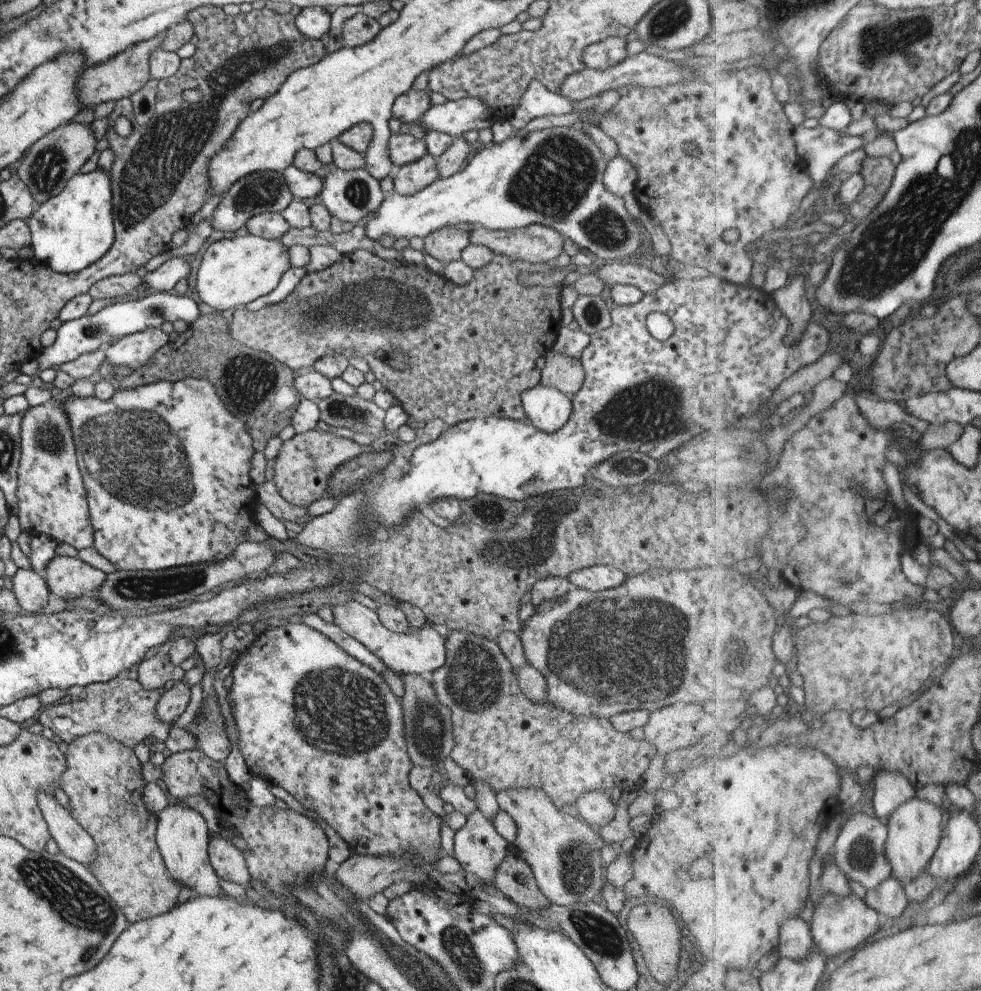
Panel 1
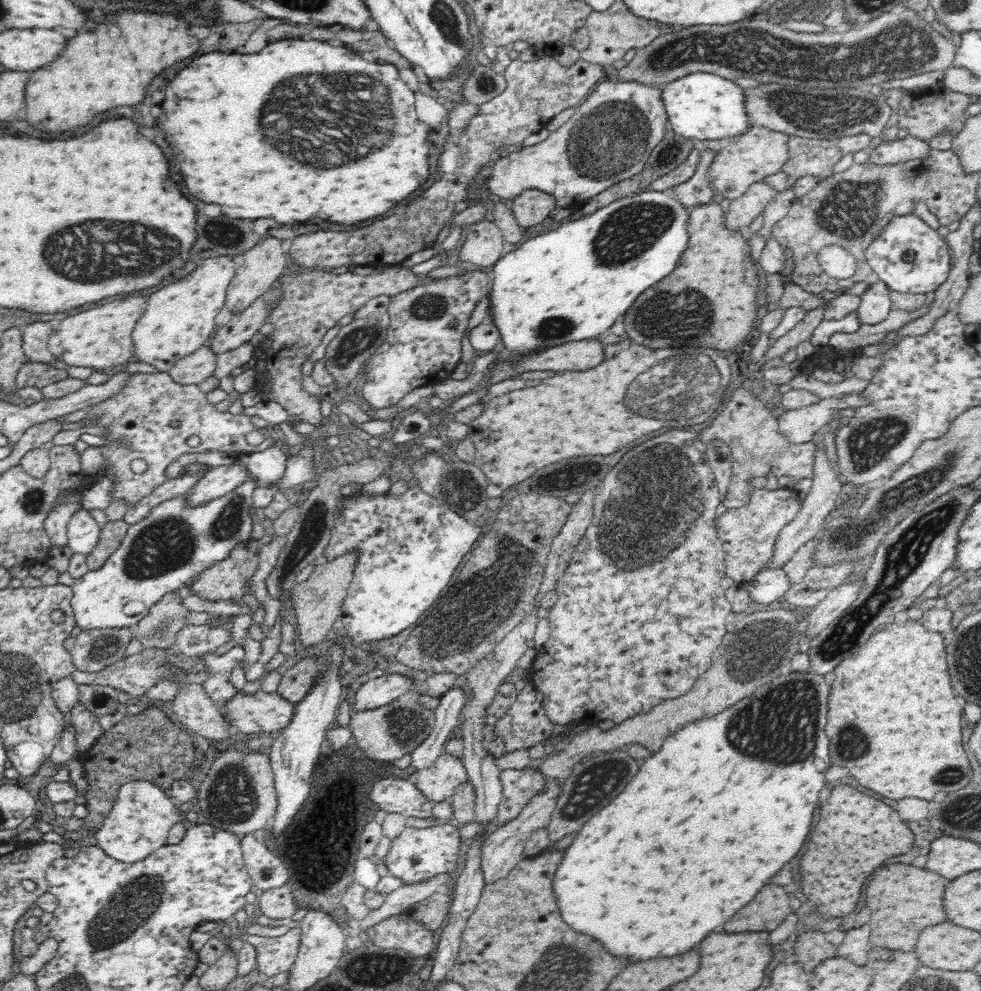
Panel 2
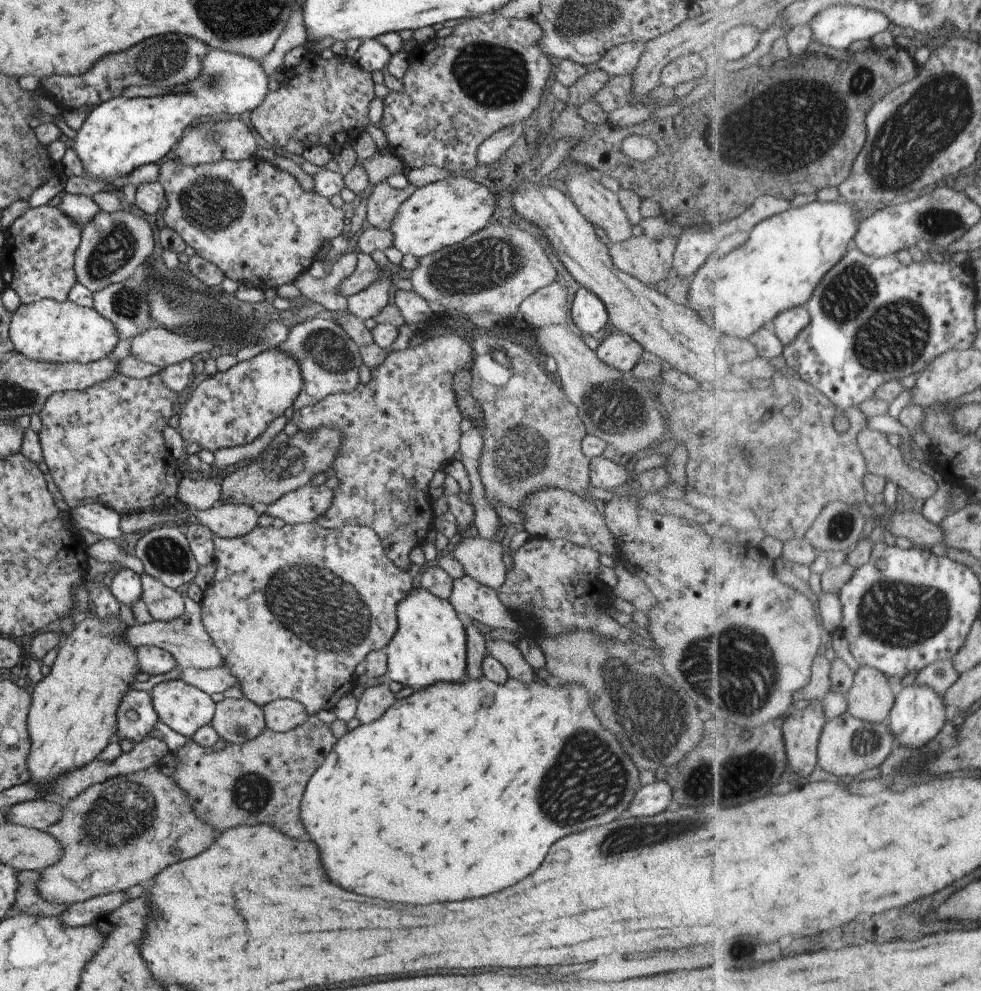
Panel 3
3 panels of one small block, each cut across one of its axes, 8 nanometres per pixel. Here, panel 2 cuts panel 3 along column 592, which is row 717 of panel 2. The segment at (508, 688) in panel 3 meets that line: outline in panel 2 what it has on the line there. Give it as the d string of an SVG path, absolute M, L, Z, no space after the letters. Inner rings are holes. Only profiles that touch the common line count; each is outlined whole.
M810 670L798 673L780 674L772 682L766 682L756 692L744 700L740 700L736 706L724 710L722 714L714 718L702 718L686 722L679 732L673 733L662 742L662 746L656 754L650 755L639 763L640 772L628 782L628 786L598 814L594 814L582 830L577 832L576 838L564 852L562 860L554 873L552 888L560 906L564 922L580 932L588 934L602 942L602 946L622 956L630 962L650 960L650 958L666 958L666 956L678 956L700 944L710 932L714 932L716 926L724 924L738 912L742 906L746 906L760 888L766 886L766 882L796 856L806 842L810 830L812 830L812 818L814 810L818 806L818 792L824 786L824 772L830 768L830 756L828 756L828 738L824 734L826 718L828 718L828 692L830 686L821 674ZM768 722L776 726L774 732L768 732ZM790 730L792 730L792 734ZM768 744L768 746L766 746ZM754 756L754 758L752 758Z

